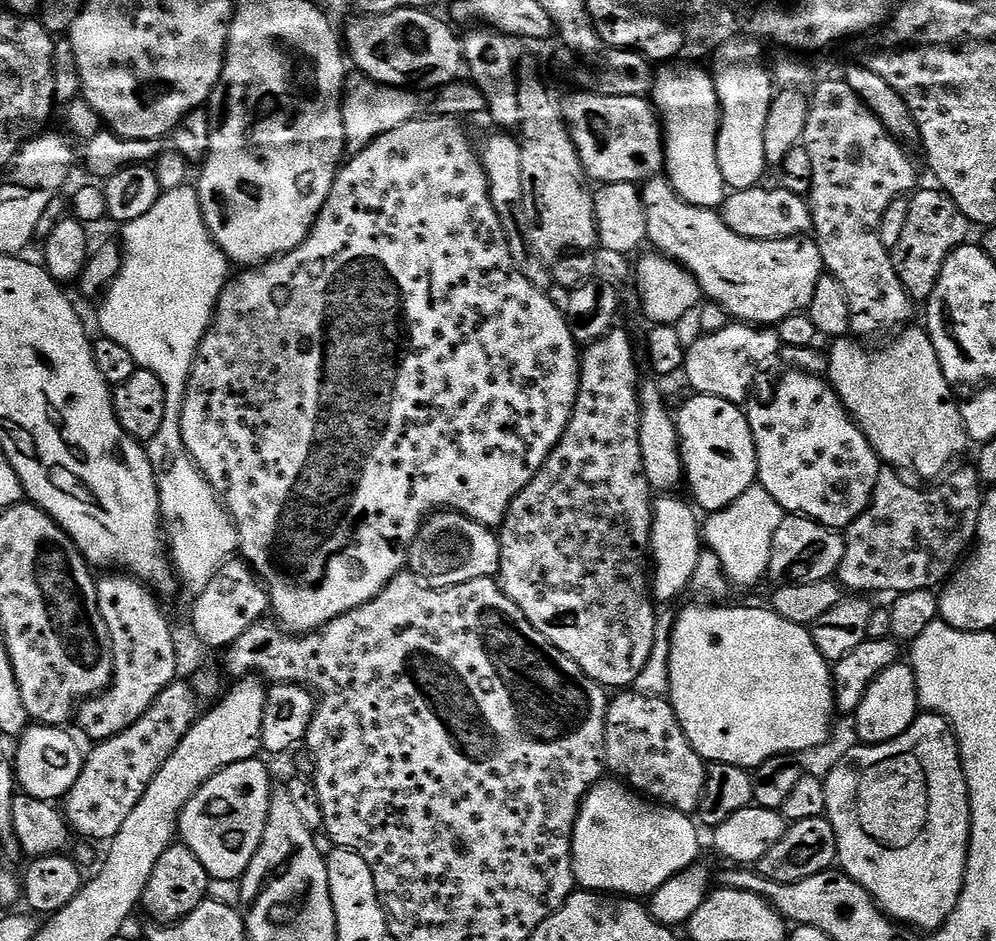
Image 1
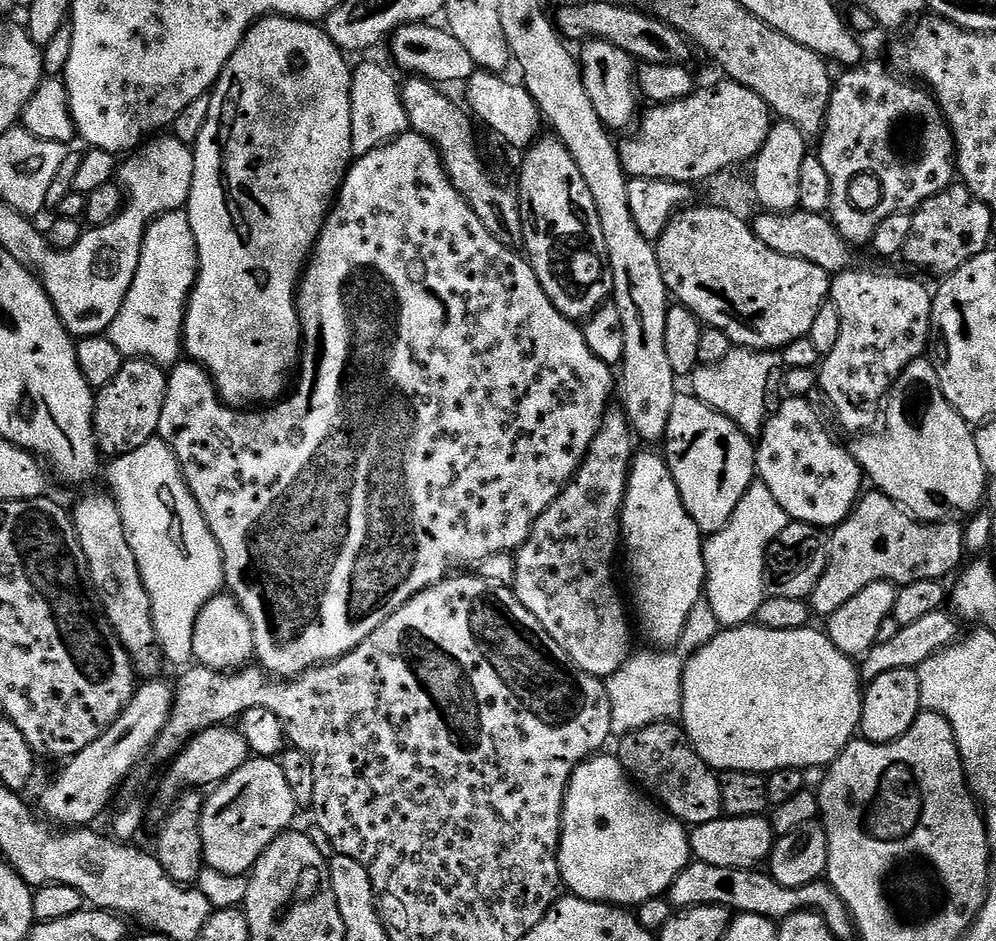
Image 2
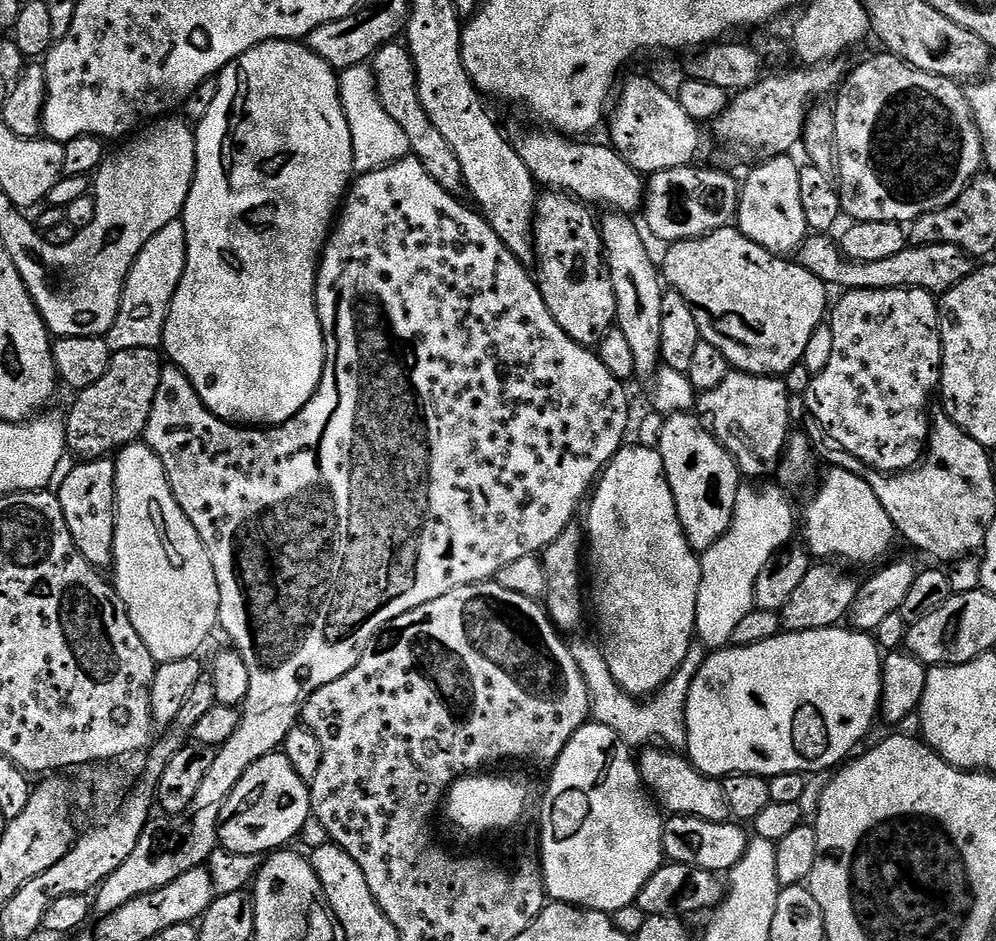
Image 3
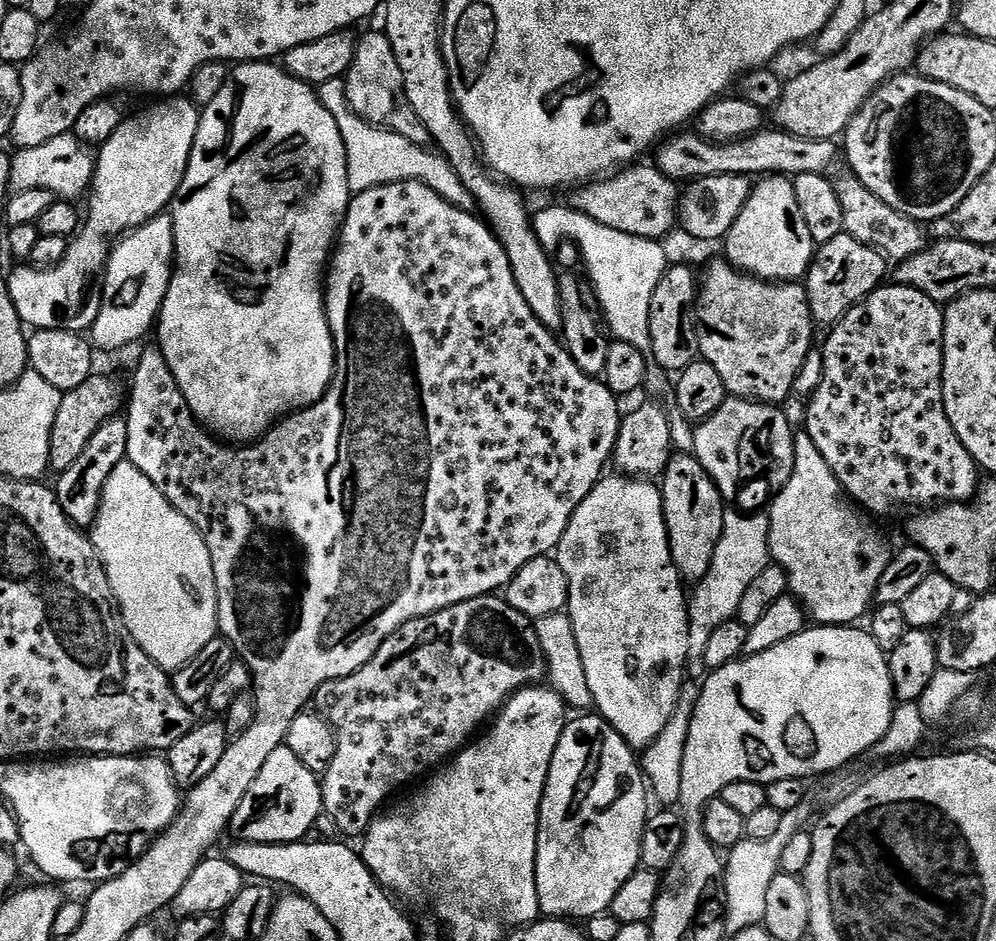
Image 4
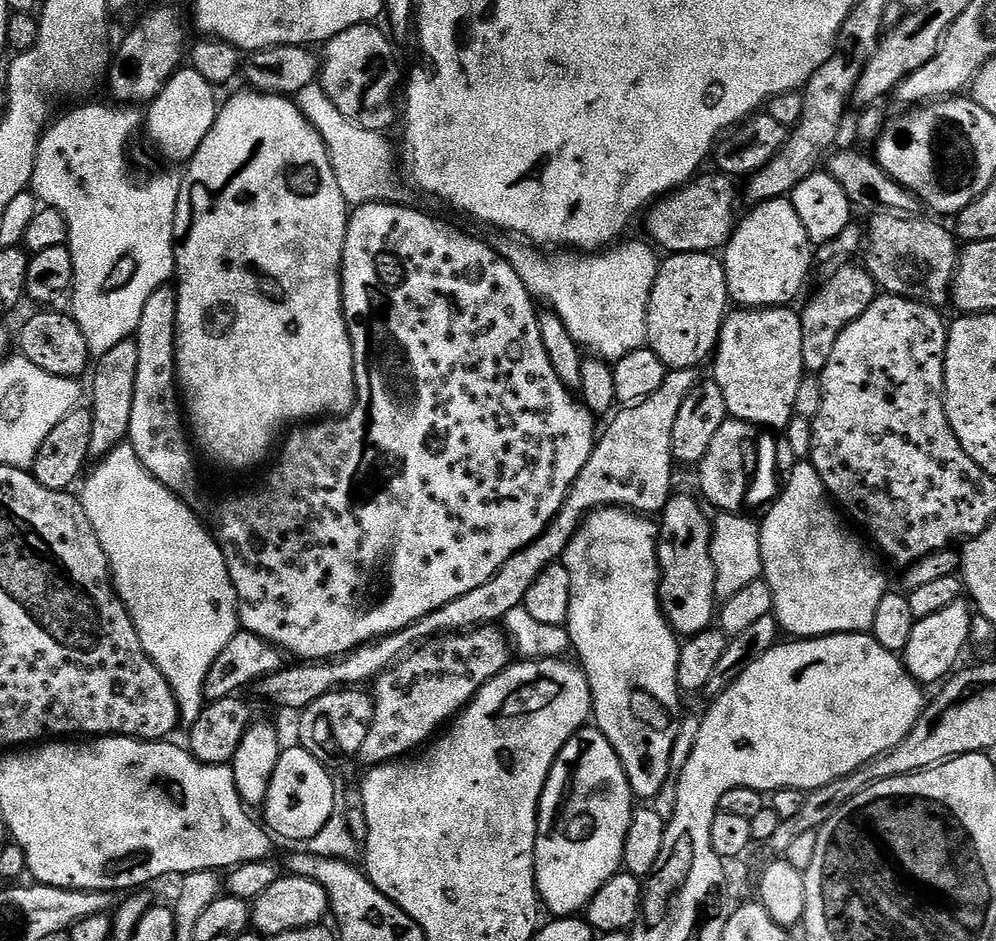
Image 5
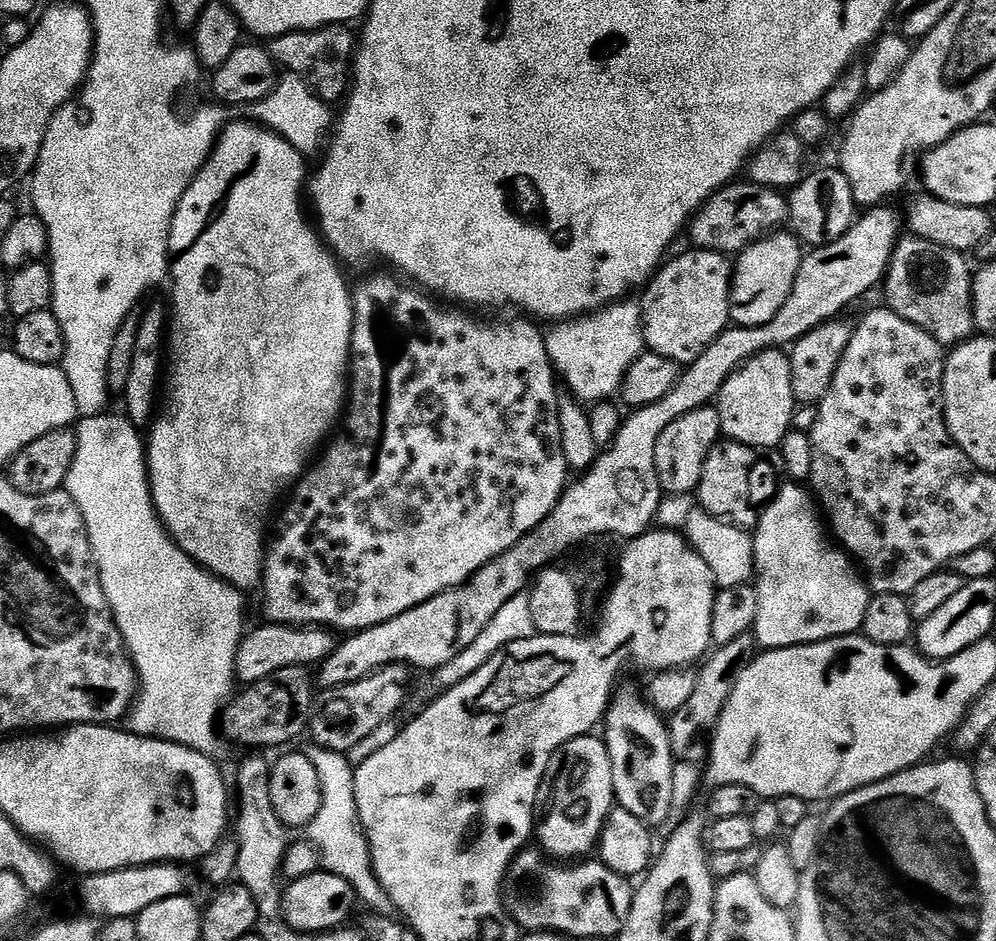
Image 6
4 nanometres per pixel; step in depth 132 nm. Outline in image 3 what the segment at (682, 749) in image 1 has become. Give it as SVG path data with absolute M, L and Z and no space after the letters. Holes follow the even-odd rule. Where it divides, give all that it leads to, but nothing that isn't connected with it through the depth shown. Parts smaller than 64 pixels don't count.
M649 746L639 753L638 767L645 788L648 789L661 809L667 810L669 808L667 810L669 813L678 816L693 816L699 820L718 822L719 824L725 823L732 816L730 806L726 802L726 790L723 783L719 779L702 775L693 766L687 755L676 750L669 750L663 746Z

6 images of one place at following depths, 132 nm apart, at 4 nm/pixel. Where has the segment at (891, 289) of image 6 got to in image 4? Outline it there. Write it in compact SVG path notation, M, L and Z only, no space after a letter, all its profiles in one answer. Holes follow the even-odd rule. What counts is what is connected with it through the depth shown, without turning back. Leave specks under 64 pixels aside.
M837 171L831 177L831 181L834 194L838 194L838 202L842 202L842 222L847 235L858 238L860 242L870 245L871 248L878 249L892 262L910 258L926 247L926 232L925 229L924 232L920 229L923 228L921 221L911 220L906 214L894 210L894 206L886 206L882 198L866 190L866 186L852 171L843 171Z

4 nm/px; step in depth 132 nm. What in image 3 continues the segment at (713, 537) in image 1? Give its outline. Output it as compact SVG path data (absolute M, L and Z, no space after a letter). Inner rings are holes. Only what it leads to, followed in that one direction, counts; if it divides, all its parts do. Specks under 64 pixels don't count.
M772 482L741 483L726 534L700 556L702 582L698 586L696 636L705 649L719 650L732 644L738 622L753 610L754 582L758 582L762 566L793 539L795 528L797 531L798 516L792 513L789 493L779 483L768 483Z

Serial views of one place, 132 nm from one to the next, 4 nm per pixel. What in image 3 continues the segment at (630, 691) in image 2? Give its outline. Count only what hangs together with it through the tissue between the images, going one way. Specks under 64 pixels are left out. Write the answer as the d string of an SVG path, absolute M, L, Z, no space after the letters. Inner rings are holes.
M693 642L682 666L669 680L647 698L637 698L624 692L618 682L610 674L606 666L606 658L599 647L591 648L588 644L571 645L574 658L578 662L578 670L582 670L582 678L590 694L592 707L591 719L602 726L610 726L614 734L618 734L624 743L633 750L643 750L652 745L660 745L669 750L684 750L688 747L688 727L686 726L686 702L690 698L690 686L706 659L703 644Z

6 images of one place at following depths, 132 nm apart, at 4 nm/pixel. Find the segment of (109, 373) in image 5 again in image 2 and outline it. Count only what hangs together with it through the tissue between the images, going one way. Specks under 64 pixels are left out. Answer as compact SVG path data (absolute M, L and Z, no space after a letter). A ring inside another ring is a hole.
M107 491L104 492L88 492L76 505L71 505L72 524L76 527L76 537L82 546L92 588L104 610L104 617L128 651L137 677L156 678L161 675L162 657L160 643L156 641L154 634L150 596L138 570L138 558L134 558L130 542L126 542L126 530L116 498Z

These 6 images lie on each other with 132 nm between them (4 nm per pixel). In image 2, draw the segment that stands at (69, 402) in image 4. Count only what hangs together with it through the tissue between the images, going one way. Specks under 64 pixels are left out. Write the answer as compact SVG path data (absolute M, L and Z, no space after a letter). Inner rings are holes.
M139 358L125 359L122 370L114 377L105 388L95 393L96 405L94 406L94 434L96 446L105 457L115 458L122 454L130 454L130 450L138 450L146 446L160 431L162 418L162 402L166 402L166 386L168 385L168 372L153 360Z

